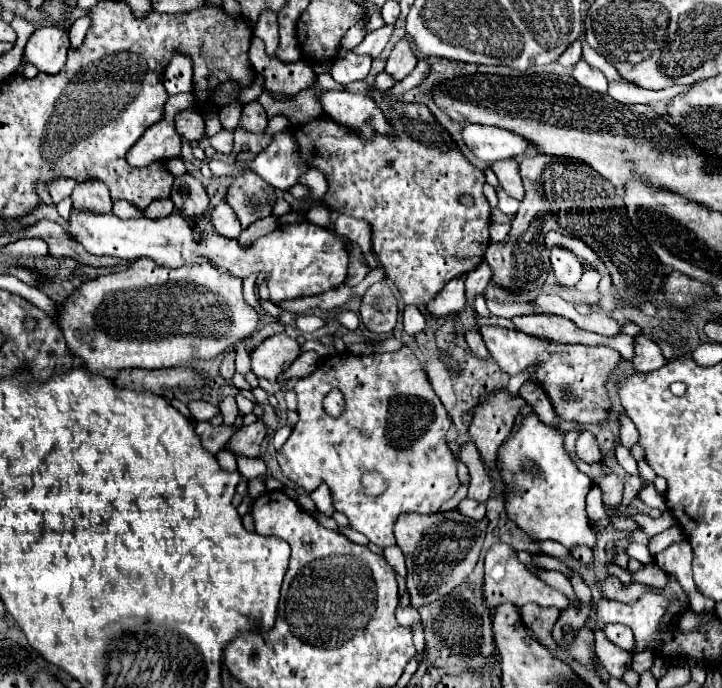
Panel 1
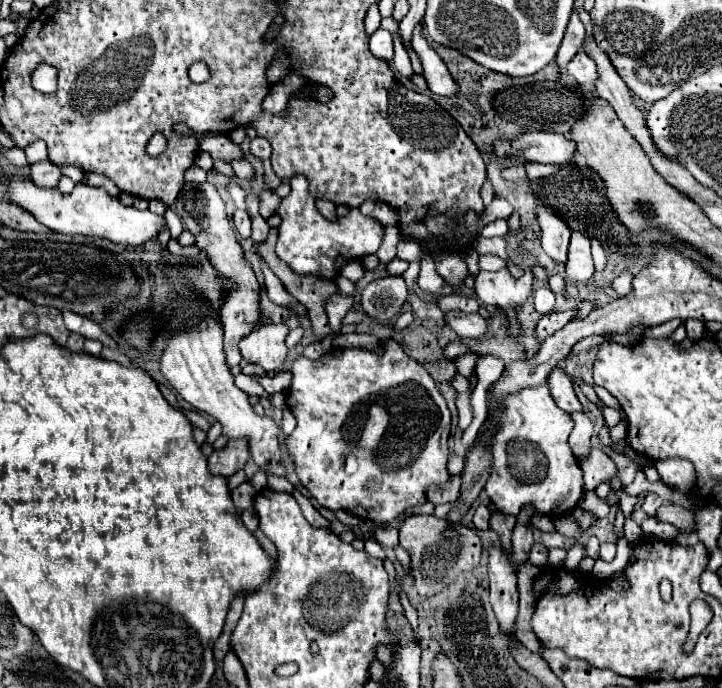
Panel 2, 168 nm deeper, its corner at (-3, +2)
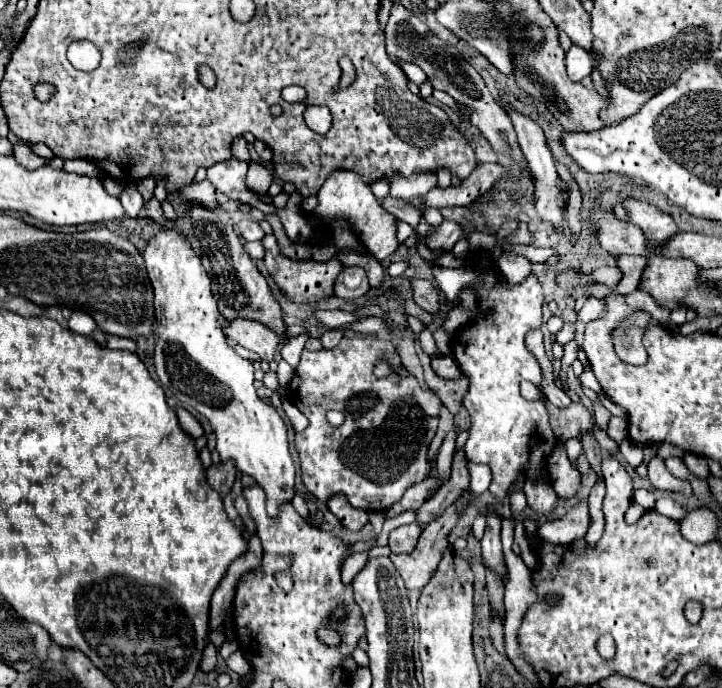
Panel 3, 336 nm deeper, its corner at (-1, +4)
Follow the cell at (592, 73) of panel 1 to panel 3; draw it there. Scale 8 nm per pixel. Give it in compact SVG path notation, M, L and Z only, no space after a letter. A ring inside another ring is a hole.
M571 44L571 48L567 50L565 64L567 64L567 74L569 74L569 78L573 82L581 82L583 78L587 78L593 72L593 56L591 56L591 52L577 46L577 44Z

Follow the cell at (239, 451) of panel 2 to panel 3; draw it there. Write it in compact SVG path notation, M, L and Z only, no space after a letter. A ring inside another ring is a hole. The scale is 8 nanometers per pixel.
M221 462L217 466L211 466L207 470L207 482L213 490L217 490L223 496L227 496L233 488L233 482L235 482L235 464L233 462Z

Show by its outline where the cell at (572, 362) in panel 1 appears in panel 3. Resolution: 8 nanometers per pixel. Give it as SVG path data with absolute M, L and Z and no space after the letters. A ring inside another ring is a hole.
M411 278L411 288L413 288L413 300L417 306L421 306L425 312L437 312L441 290L435 284L431 284L429 280Z

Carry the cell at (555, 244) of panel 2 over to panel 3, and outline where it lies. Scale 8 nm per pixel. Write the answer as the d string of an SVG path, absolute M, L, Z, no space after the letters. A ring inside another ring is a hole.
M501 100L501 106L505 108L505 112L509 114L513 126L515 126L515 132L519 136L519 144L521 144L521 150L529 162L529 170L533 174L533 186L535 186L535 206L537 206L537 212L541 214L543 220L551 222L557 230L563 226L563 214L561 214L561 206L565 204L565 190L567 190L567 184L557 176L557 170L555 170L555 162L553 162L553 156L551 156L551 150L547 148L547 138L543 134L543 128L531 120L529 116L521 114L519 110L515 110L513 106L505 104Z

